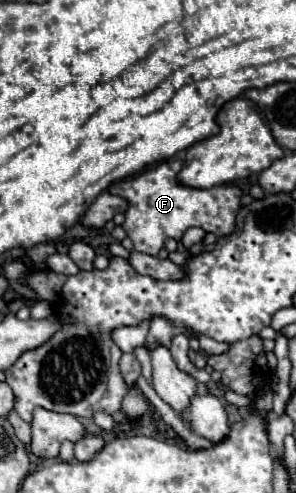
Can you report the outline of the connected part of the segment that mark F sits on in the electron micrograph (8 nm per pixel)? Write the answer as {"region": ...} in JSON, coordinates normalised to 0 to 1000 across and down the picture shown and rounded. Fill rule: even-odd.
{"region":[[[547,327],[446,363],[412,363],[372,375],[372,391],[405,396],[439,412],[412,460],[453,493],[459,509],[527,521],[534,509],[554,501],[561,485],[581,481],[608,489],[622,469],[642,460],[682,460],[696,473],[723,473],[730,481],[784,473],[797,432],[811,424],[818,387],[784,375],[730,375],[716,383],[622,379],[595,367],[615,335],[615,327]]]}

